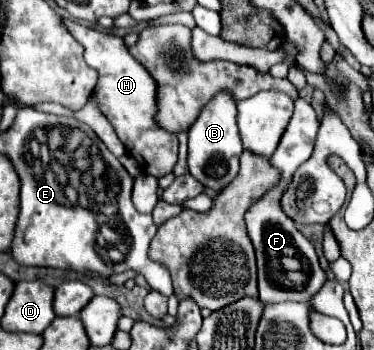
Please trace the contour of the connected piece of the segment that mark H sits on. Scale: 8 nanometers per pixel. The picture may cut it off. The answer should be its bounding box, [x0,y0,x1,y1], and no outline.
[65,21,179,177]

